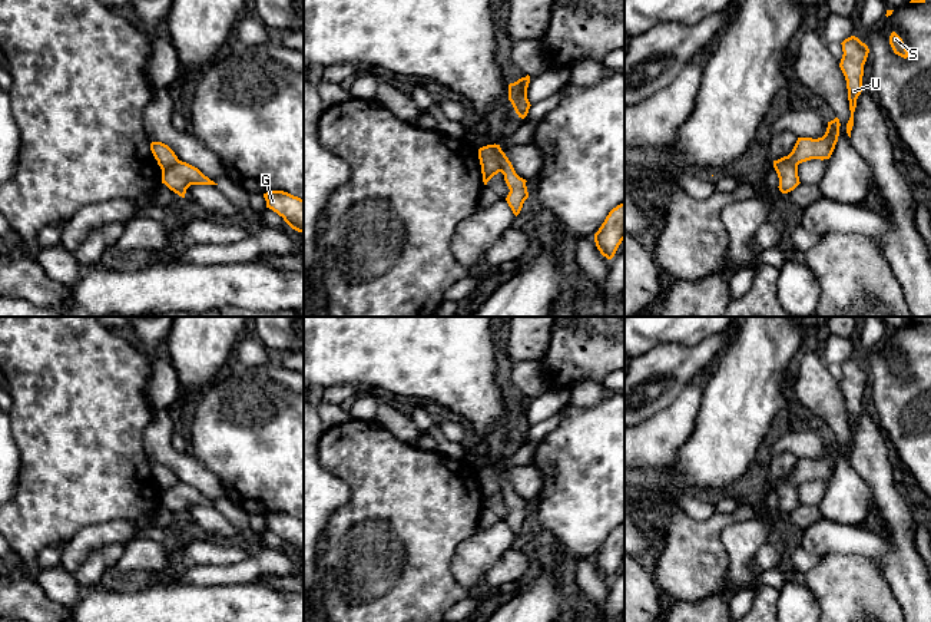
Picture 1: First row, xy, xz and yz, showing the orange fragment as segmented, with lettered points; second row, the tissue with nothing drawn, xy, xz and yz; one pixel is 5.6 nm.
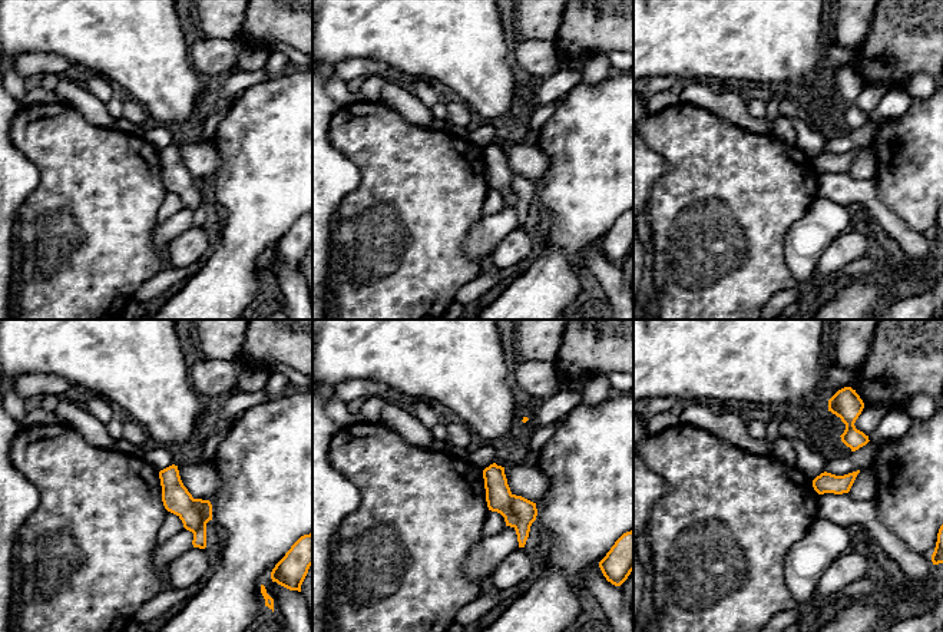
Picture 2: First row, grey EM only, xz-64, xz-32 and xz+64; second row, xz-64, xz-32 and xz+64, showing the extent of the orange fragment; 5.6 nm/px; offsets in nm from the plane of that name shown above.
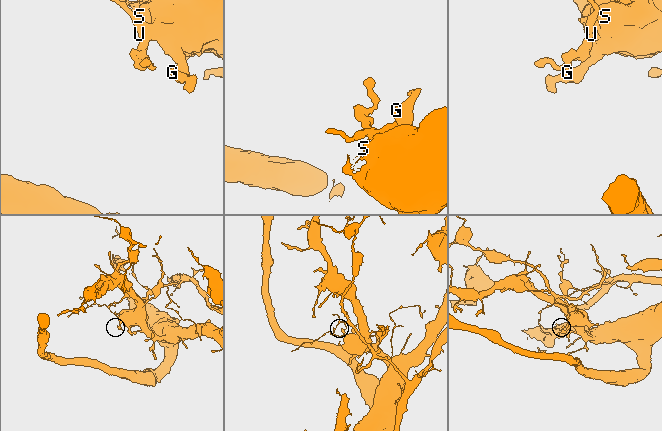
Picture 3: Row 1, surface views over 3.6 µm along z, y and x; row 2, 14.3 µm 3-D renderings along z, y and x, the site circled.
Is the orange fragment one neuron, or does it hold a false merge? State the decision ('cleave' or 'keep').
cleave

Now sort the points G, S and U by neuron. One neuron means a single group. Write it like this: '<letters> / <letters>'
G S / U

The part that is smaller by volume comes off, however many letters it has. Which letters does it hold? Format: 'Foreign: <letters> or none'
Foreign: U

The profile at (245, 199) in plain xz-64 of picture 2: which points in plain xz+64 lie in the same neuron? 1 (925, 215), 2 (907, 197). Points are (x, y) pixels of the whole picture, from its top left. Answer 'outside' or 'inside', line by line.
1: inside
2: inside

